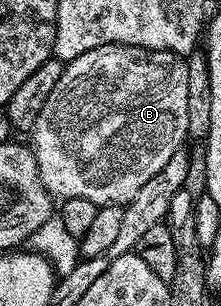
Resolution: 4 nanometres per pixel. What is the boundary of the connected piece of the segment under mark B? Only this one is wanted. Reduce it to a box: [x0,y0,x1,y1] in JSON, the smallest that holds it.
[29,44,188,206]

